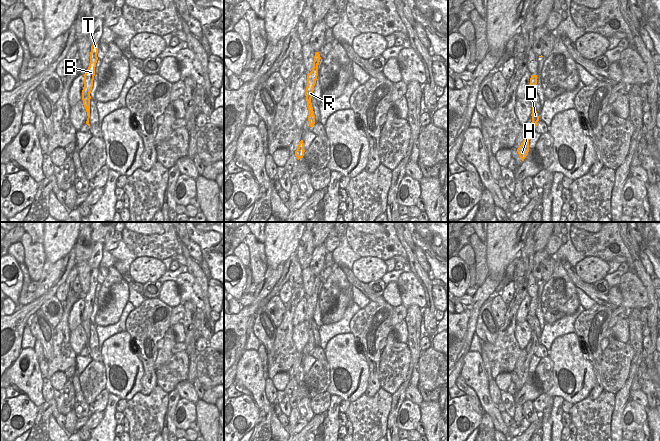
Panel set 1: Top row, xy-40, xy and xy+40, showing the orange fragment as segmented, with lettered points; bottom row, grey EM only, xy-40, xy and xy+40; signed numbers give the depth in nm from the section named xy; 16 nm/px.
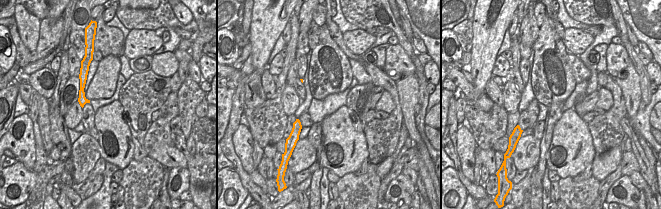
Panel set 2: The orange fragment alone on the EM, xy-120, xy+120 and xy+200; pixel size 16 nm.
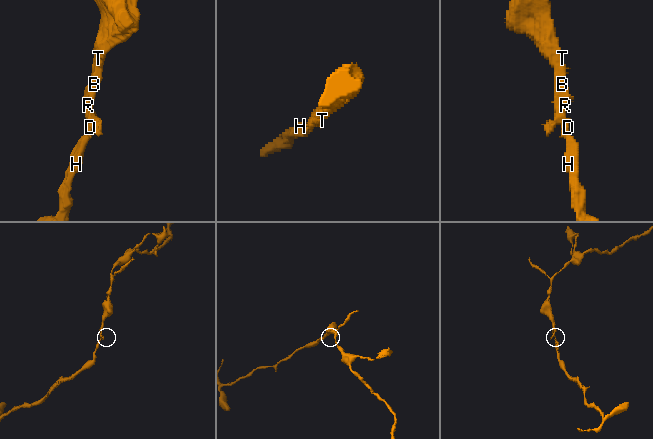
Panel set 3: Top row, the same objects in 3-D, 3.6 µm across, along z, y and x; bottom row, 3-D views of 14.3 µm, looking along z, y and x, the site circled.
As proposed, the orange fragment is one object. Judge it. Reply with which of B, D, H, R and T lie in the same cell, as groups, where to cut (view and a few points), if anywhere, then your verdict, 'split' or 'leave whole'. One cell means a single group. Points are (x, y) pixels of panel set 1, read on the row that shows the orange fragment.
B D H R T; no cut; leave whole

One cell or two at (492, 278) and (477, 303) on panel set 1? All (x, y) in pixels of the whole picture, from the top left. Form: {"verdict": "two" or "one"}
{"verdict": "one"}

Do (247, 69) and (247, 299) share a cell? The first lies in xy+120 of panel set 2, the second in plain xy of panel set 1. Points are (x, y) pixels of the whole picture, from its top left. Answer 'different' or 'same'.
different

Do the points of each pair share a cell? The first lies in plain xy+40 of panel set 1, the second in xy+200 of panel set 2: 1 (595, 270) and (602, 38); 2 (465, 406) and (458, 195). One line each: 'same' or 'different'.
1: different
2: same

